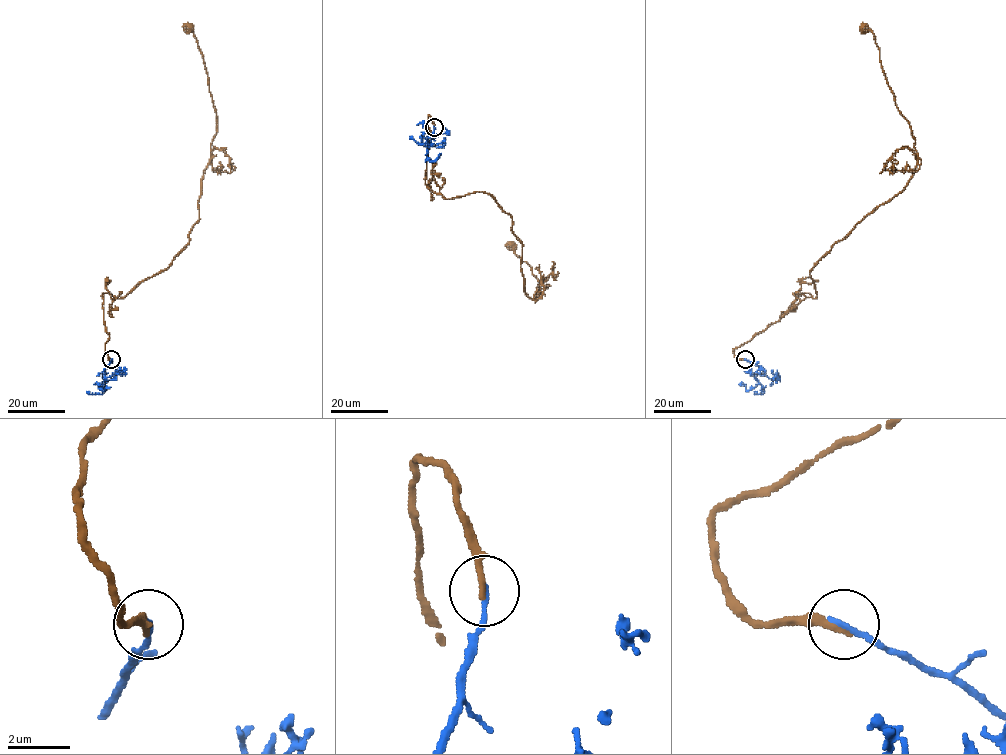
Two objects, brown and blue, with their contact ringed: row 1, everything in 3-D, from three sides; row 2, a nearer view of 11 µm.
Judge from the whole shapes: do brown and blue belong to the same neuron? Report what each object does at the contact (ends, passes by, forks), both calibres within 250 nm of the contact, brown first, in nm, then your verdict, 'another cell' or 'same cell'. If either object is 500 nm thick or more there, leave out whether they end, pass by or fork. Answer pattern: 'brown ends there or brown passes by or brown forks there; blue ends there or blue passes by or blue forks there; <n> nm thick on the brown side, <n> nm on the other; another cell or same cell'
brown ends there; blue ends there; 200 nm thick on the brown side, 200 nm on the other; same cell

